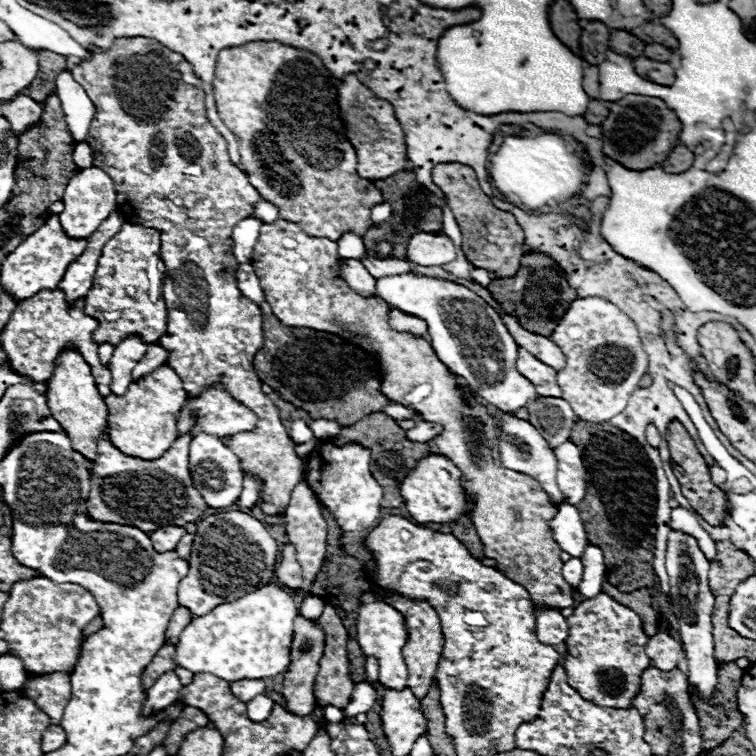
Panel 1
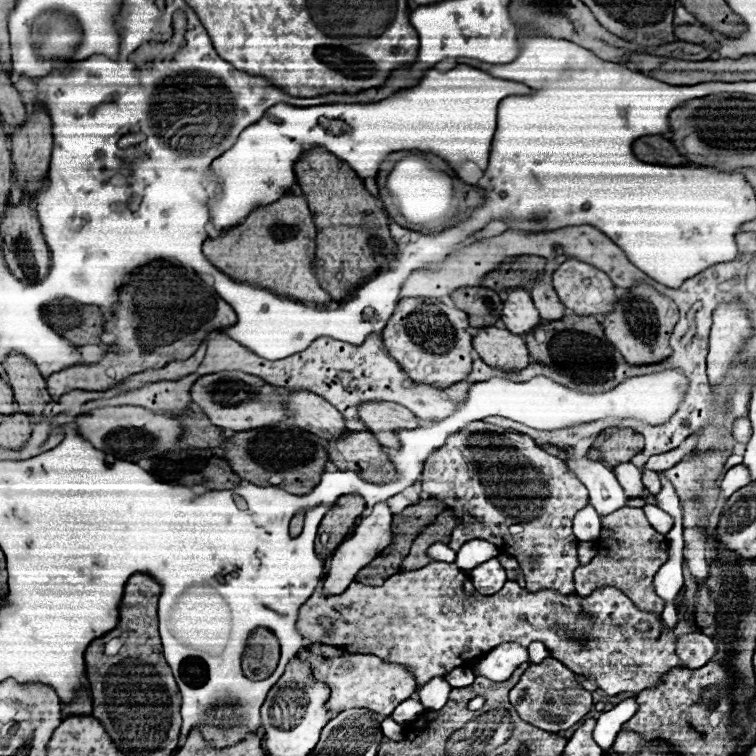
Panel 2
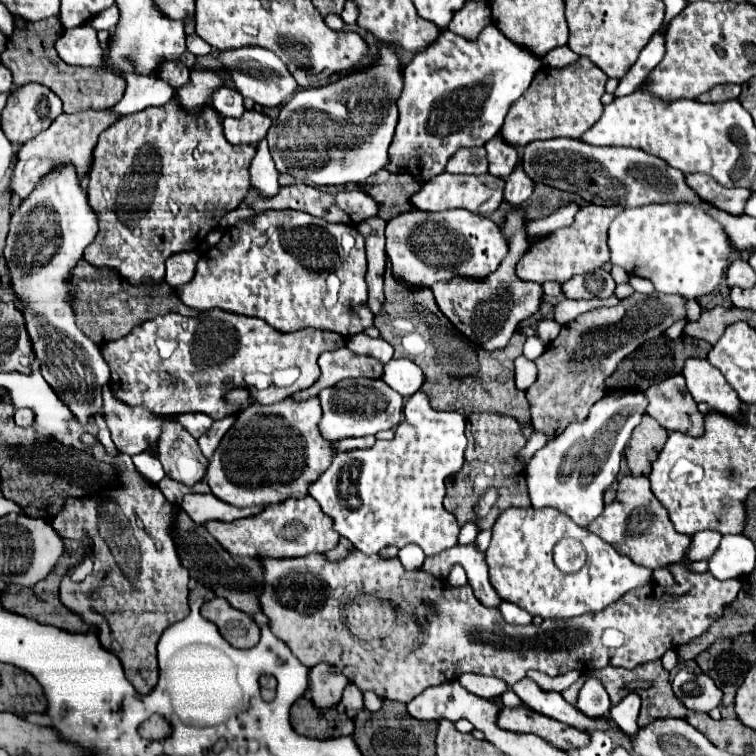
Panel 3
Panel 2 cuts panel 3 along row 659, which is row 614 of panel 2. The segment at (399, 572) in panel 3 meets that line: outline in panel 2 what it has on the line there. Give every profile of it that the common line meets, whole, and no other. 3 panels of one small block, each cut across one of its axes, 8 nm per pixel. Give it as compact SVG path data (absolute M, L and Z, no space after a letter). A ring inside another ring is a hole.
M432 562L432 564L428 564L428 566L420 568L420 570L398 572L398 574L394 574L394 576L390 576L382 586L364 586L364 584L360 584L360 582L352 582L342 594L336 594L336 596L328 596L328 594L320 592L320 590L316 588L314 594L312 594L312 596L304 602L304 606L300 608L298 620L296 620L296 630L298 630L300 636L302 636L304 640L308 640L308 642L330 644L330 646L342 648L342 650L346 650L346 652L350 652L350 654L374 654L374 656L378 656L378 658L382 658L382 660L386 660L386 662L404 666L404 668L406 668L408 672L412 672L414 678L416 678L416 692L418 692L426 682L430 682L432 678L444 676L444 674L448 674L448 672L454 670L454 668L464 668L466 664L480 660L482 656L488 654L488 650L492 650L492 648L498 646L498 644L516 642L516 644L522 644L522 646L530 646L532 642L542 642L542 644L548 648L548 652L550 652L552 658L558 658L560 662L564 662L566 666L570 666L570 670L574 670L576 674L582 674L582 676L588 676L588 678L594 676L594 682L598 684L598 688L604 690L608 696L616 696L616 694L620 694L620 692L634 692L634 696L636 696L636 694L640 694L640 692L646 690L646 688L654 688L670 670L674 670L674 668L680 666L680 660L678 660L678 656L676 656L676 640L678 640L678 638L674 636L672 630L660 632L660 628L662 628L662 618L660 618L658 614L650 614L650 612L644 612L644 610L636 608L634 602L632 602L626 594L622 594L618 588L614 588L614 586L606 586L606 588L602 588L602 590L598 588L598 590L594 590L590 596L580 598L580 596L576 596L576 594L564 596L564 594L560 594L560 592L556 592L556 590L548 590L548 588L538 590L538 592L528 592L528 590L522 588L518 582L508 580L500 592L496 592L496 594L492 594L492 596L482 596L482 594L478 594L476 588L472 586L470 576L468 576L464 570L460 570L460 568L456 566L456 562L450 562L450 564L448 564L448 562ZM322 616L326 616L326 618L332 620L332 630L330 630L330 634L324 634L324 628L322 628L322 624L320 624L320 618L322 618Z

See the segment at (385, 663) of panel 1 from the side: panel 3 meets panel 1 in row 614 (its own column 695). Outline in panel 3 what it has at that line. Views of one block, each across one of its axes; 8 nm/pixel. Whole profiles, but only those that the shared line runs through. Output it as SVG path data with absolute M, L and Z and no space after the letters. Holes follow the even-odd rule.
M688 358L682 370L686 378L688 392L698 404L708 404L710 410L730 416L734 420L744 420L742 416L742 402L734 388L726 382L722 372L714 368L708 360Z

